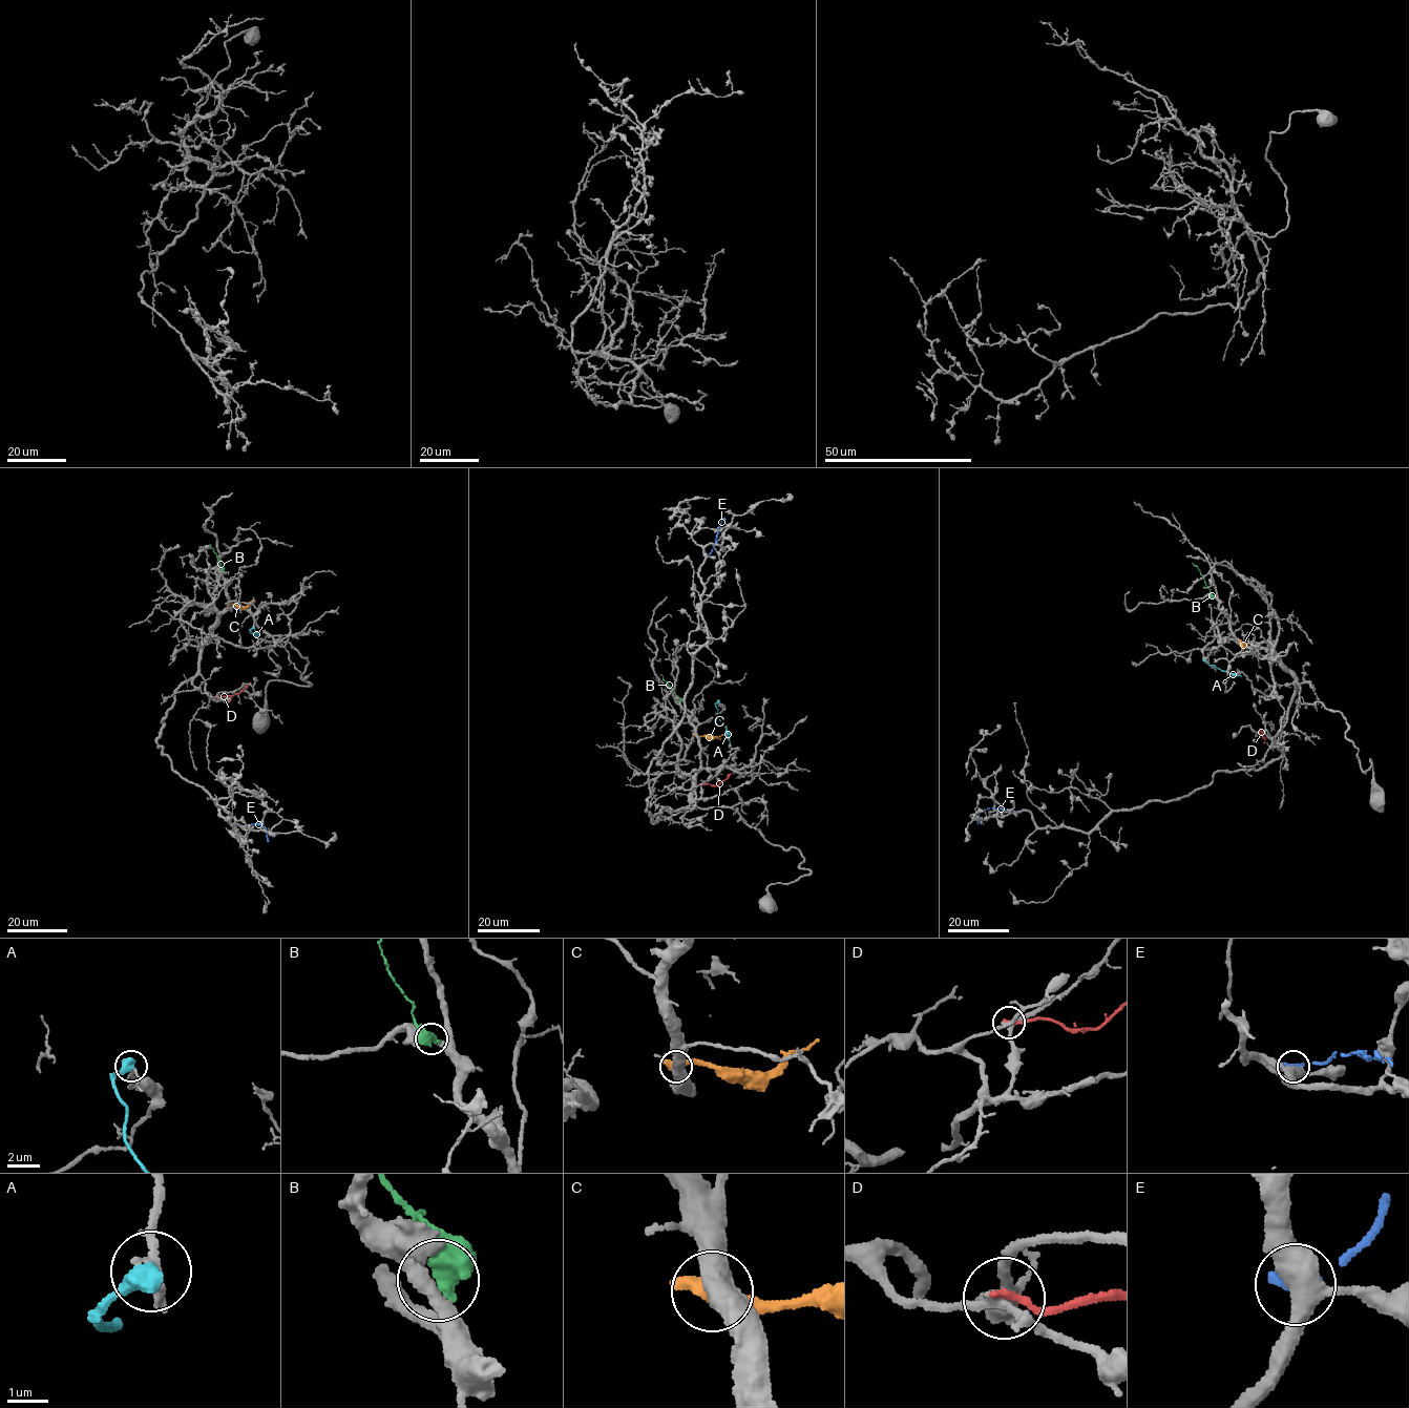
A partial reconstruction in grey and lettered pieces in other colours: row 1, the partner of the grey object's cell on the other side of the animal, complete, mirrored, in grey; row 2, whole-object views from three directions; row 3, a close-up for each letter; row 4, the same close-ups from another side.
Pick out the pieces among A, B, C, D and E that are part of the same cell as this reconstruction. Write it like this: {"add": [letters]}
{"add": []}

